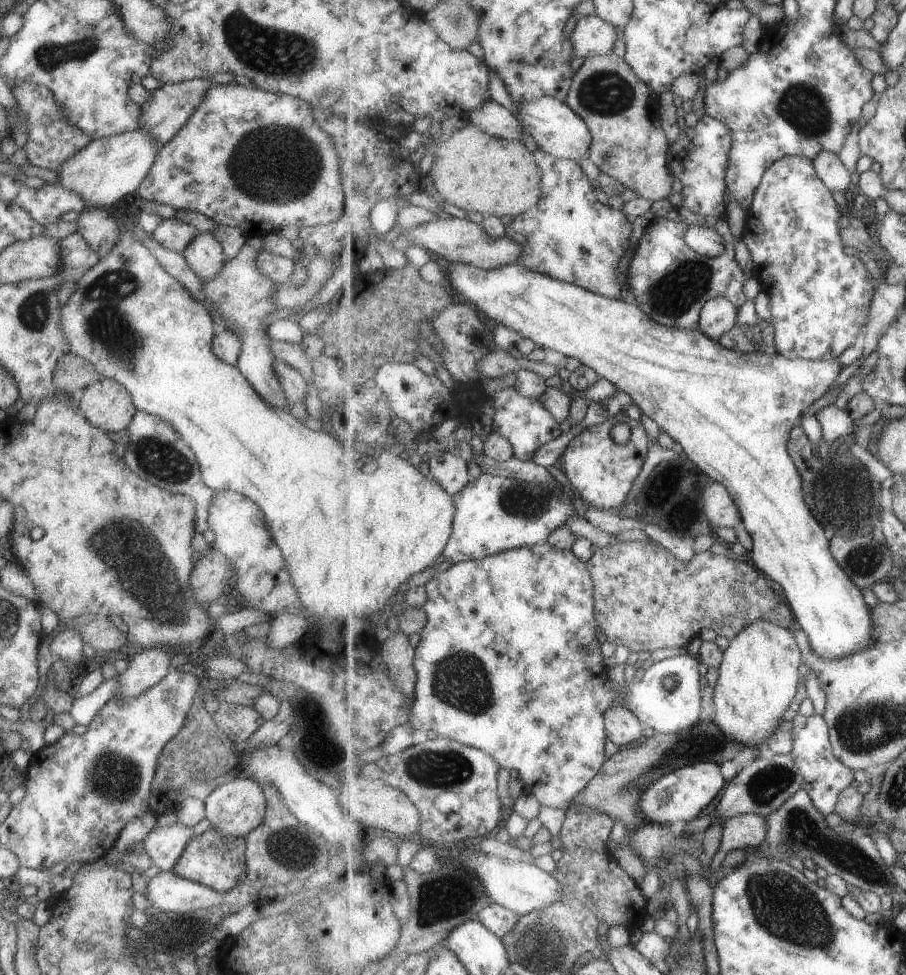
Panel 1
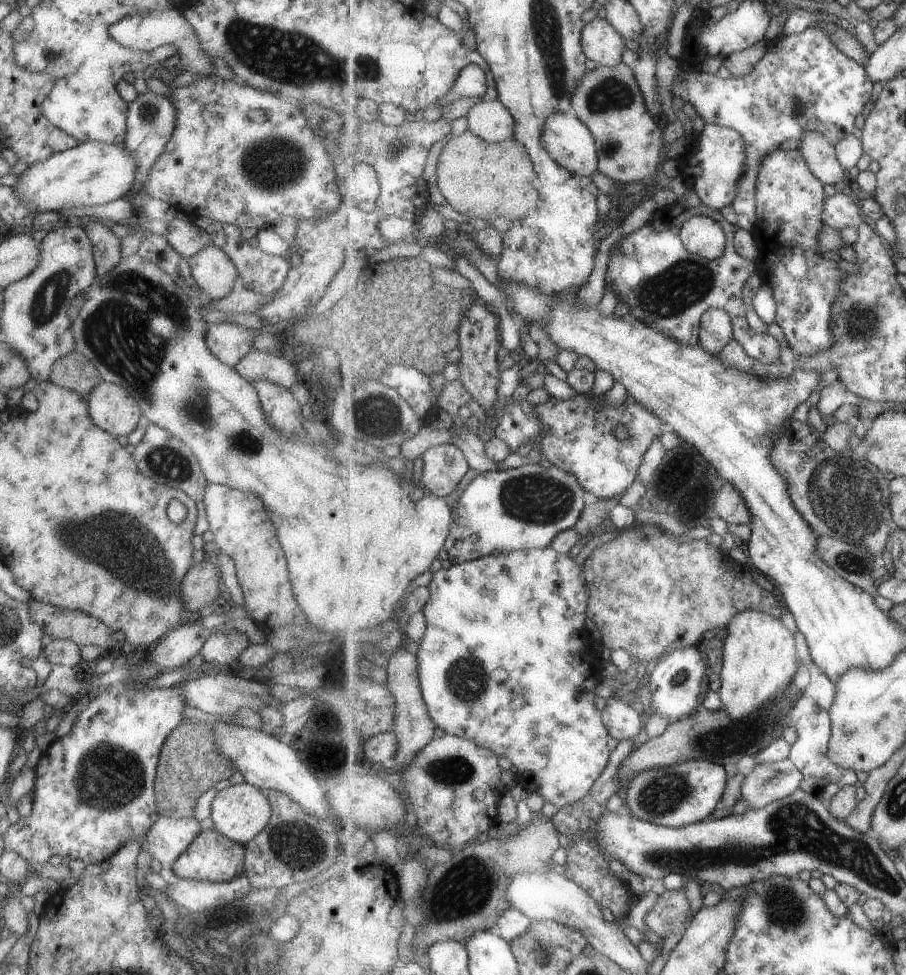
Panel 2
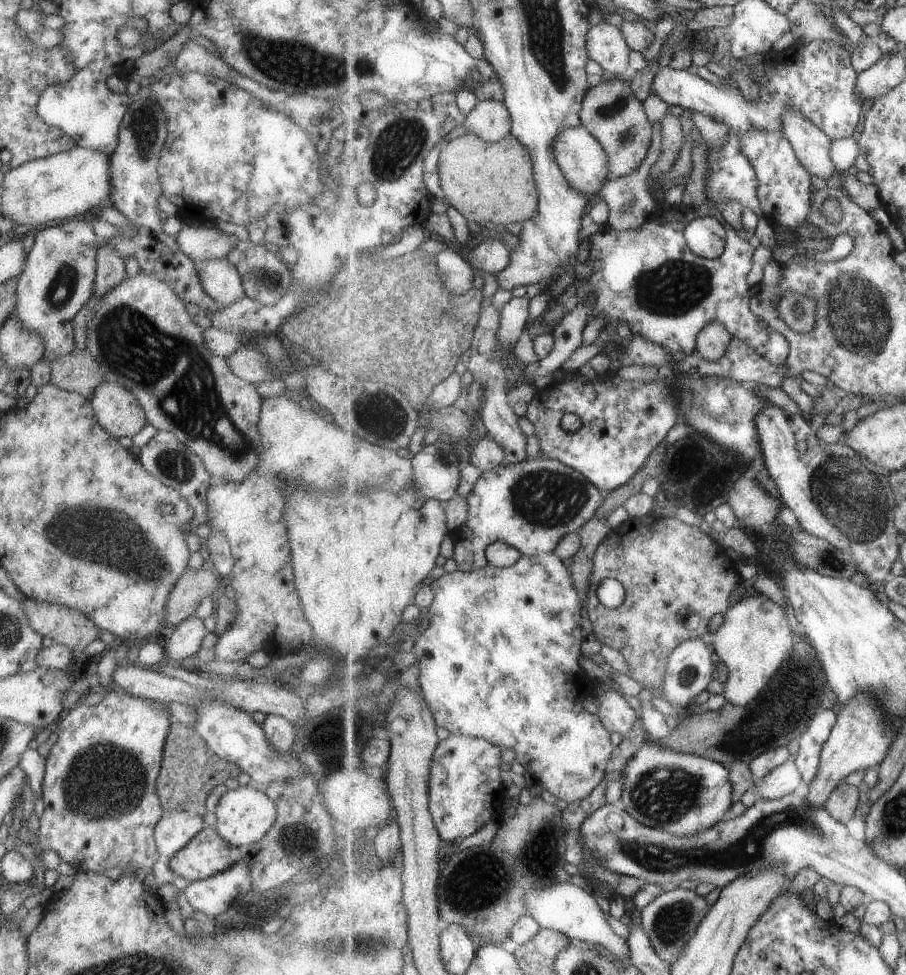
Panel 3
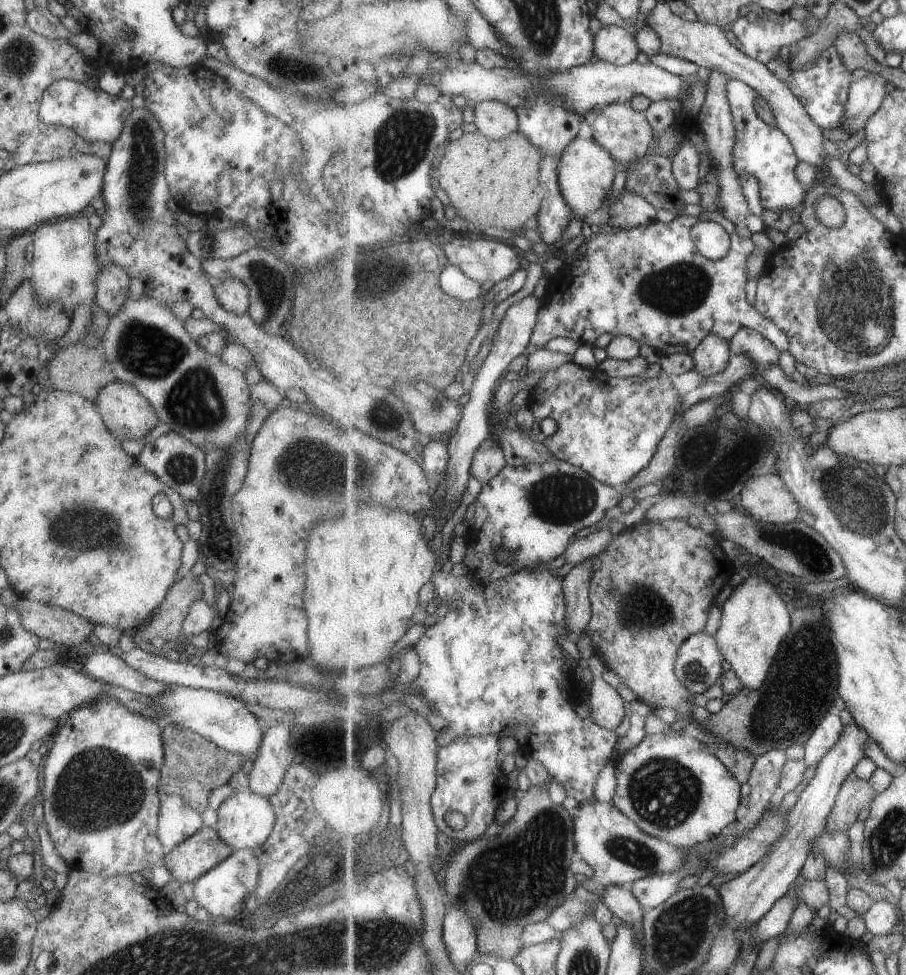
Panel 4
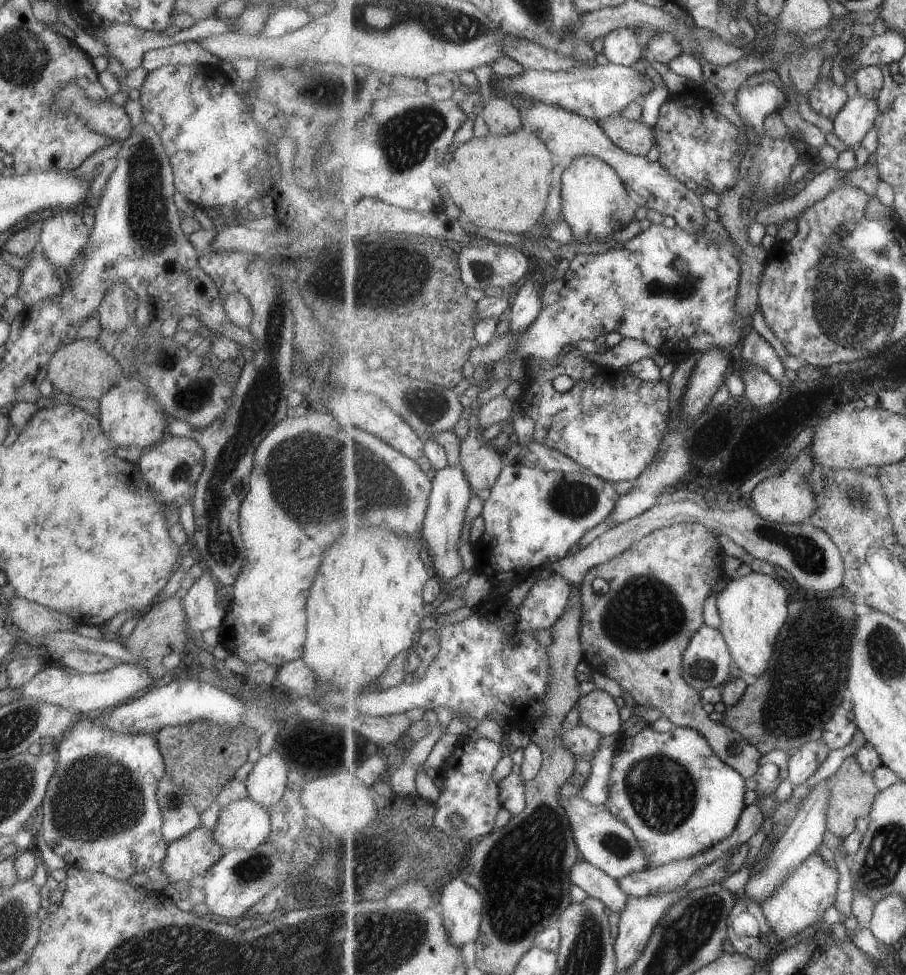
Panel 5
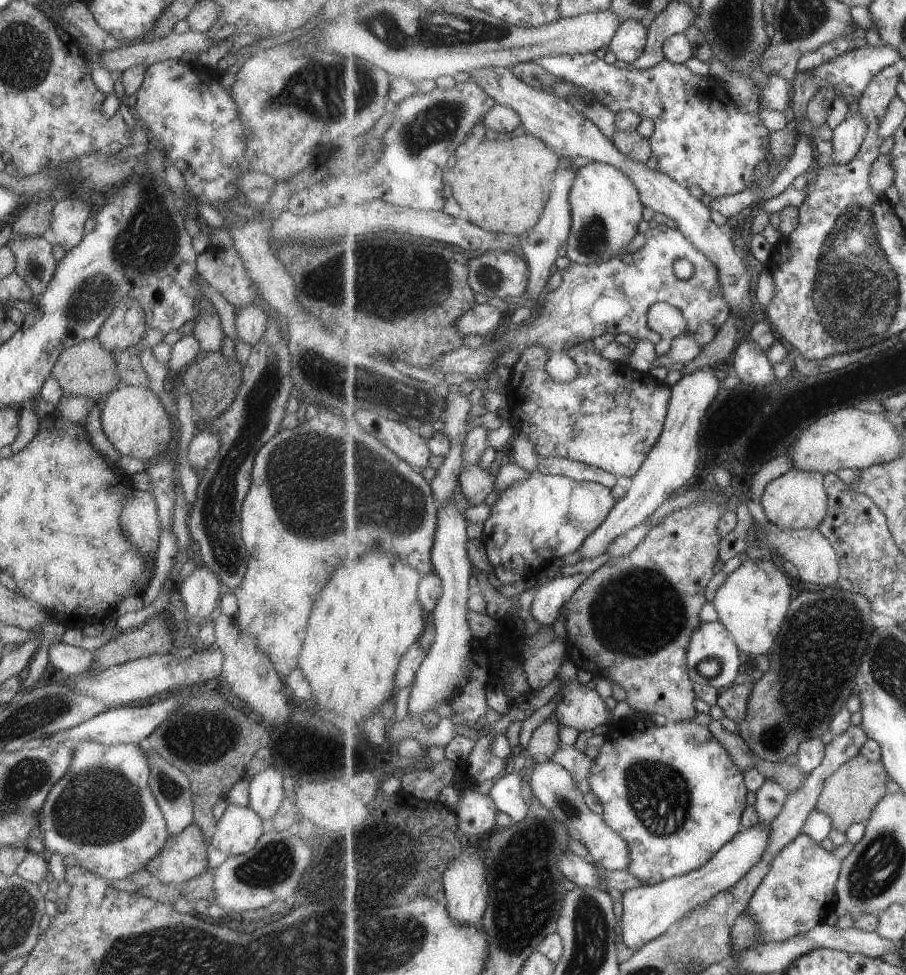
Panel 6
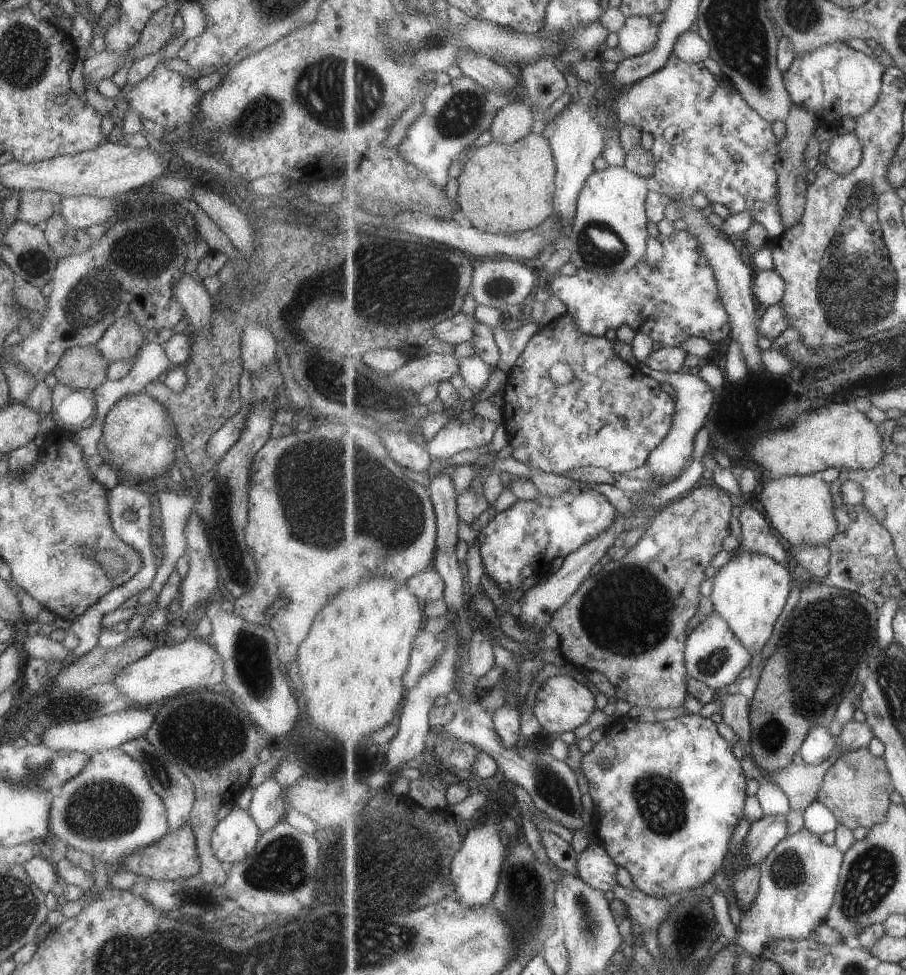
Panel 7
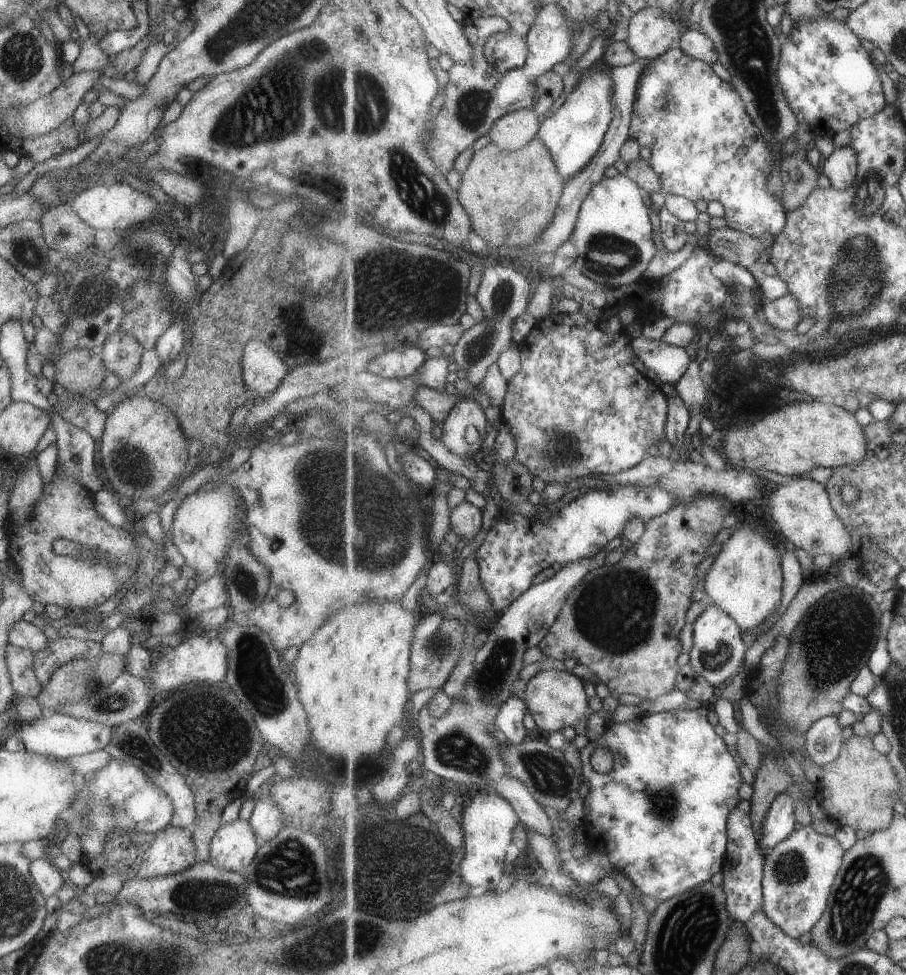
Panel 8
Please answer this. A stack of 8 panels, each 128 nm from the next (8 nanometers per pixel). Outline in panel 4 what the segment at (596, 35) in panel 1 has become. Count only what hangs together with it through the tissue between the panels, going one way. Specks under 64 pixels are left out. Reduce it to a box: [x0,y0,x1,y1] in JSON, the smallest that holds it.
[597,25,641,65]

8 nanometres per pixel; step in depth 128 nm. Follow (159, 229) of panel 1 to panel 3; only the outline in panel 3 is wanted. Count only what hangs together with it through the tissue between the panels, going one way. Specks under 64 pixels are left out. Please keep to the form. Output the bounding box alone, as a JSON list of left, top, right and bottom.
[174,226,240,263]

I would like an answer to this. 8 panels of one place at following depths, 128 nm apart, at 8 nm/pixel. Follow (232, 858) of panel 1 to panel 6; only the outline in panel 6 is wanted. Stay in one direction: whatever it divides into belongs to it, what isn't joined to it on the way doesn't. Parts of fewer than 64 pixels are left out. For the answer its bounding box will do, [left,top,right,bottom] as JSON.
[146,823,208,886]

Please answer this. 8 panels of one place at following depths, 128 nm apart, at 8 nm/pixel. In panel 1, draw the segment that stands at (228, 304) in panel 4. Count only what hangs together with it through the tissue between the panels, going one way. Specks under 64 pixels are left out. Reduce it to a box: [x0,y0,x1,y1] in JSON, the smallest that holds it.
[183,231,227,282]

